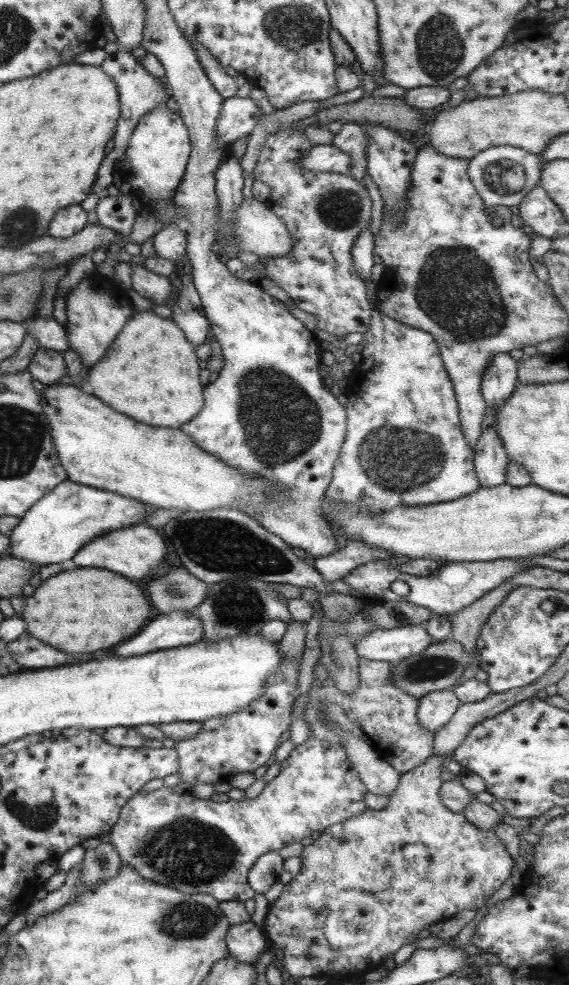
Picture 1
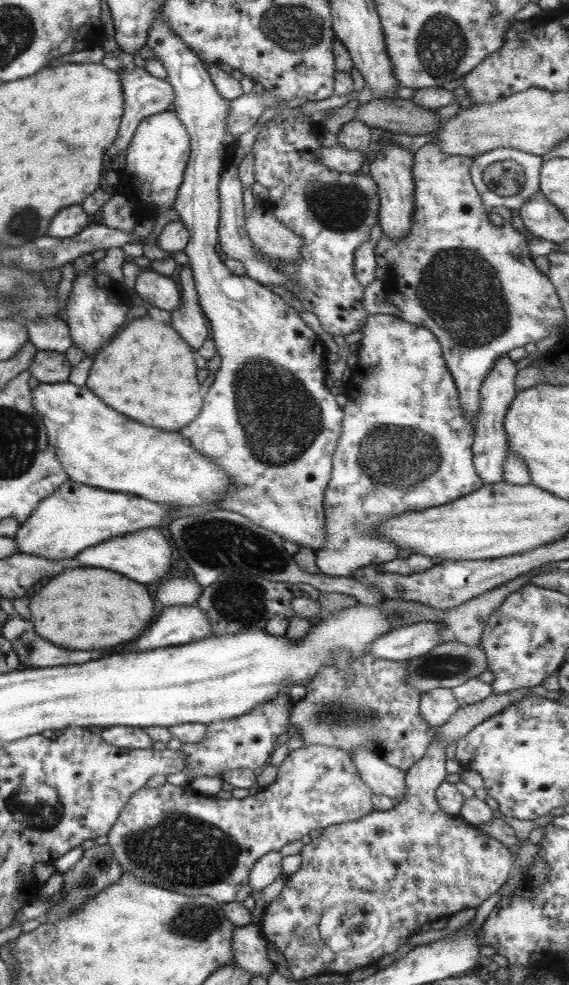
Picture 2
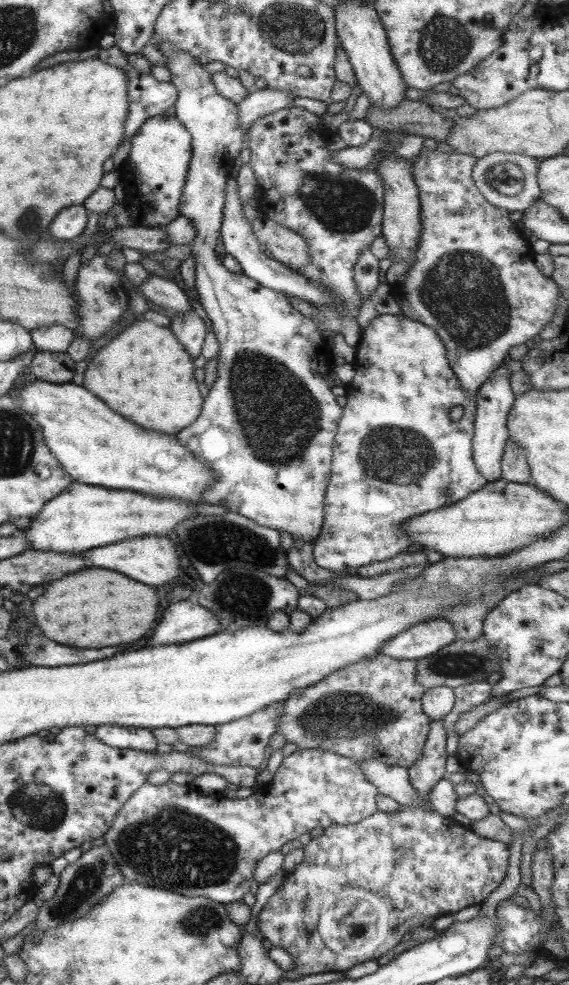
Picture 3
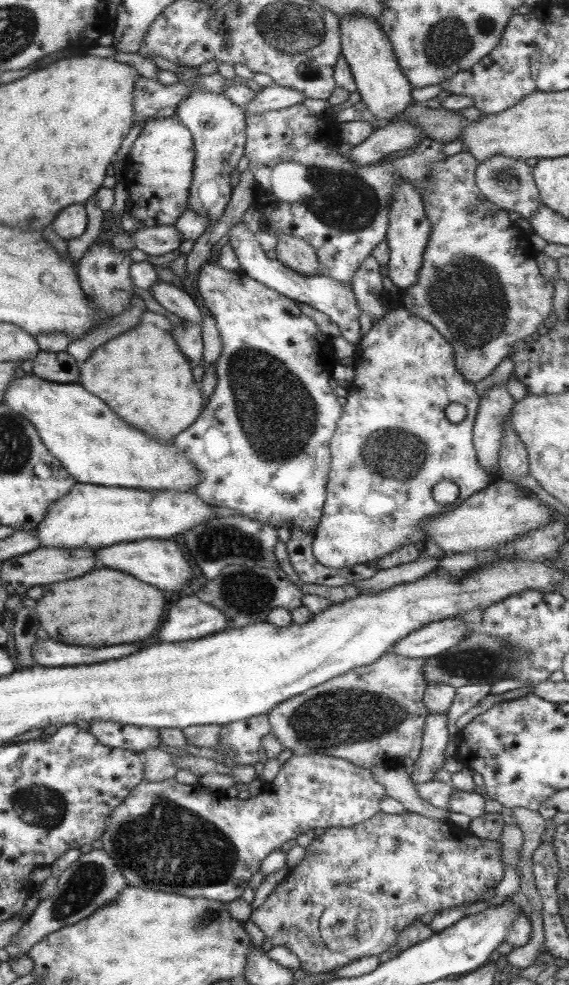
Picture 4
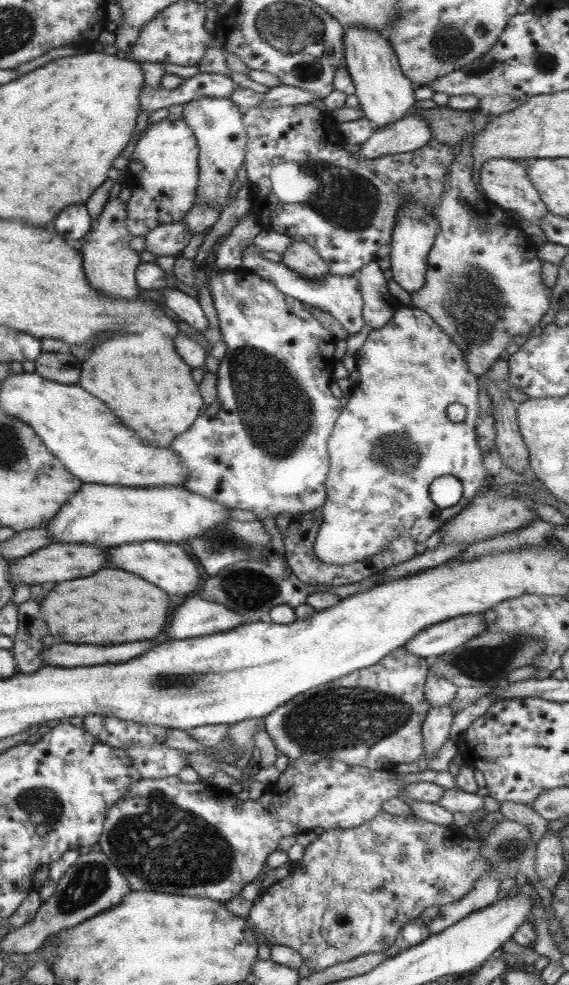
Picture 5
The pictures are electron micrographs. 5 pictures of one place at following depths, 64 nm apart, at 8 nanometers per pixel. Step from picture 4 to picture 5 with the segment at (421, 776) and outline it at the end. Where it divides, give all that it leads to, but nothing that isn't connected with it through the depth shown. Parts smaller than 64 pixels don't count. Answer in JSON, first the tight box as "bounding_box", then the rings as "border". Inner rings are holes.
{"bounding_box":[422,706,453,762],"border":[[[449,706],[429,707],[422,722],[422,749],[426,762],[449,738],[451,720],[453,714]]]}

